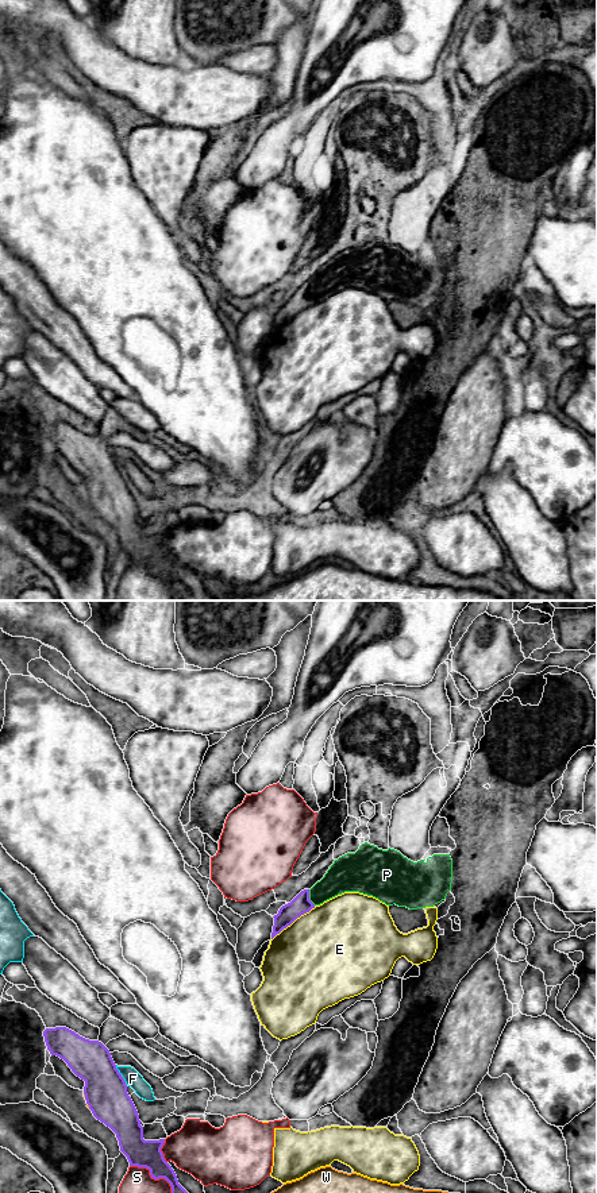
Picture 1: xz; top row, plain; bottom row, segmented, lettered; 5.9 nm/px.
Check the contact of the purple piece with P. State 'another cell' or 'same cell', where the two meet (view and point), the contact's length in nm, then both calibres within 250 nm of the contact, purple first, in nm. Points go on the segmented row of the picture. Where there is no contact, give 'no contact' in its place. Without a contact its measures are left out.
same cell | xz (308, 898) | 100 nm | 120/190 nm

